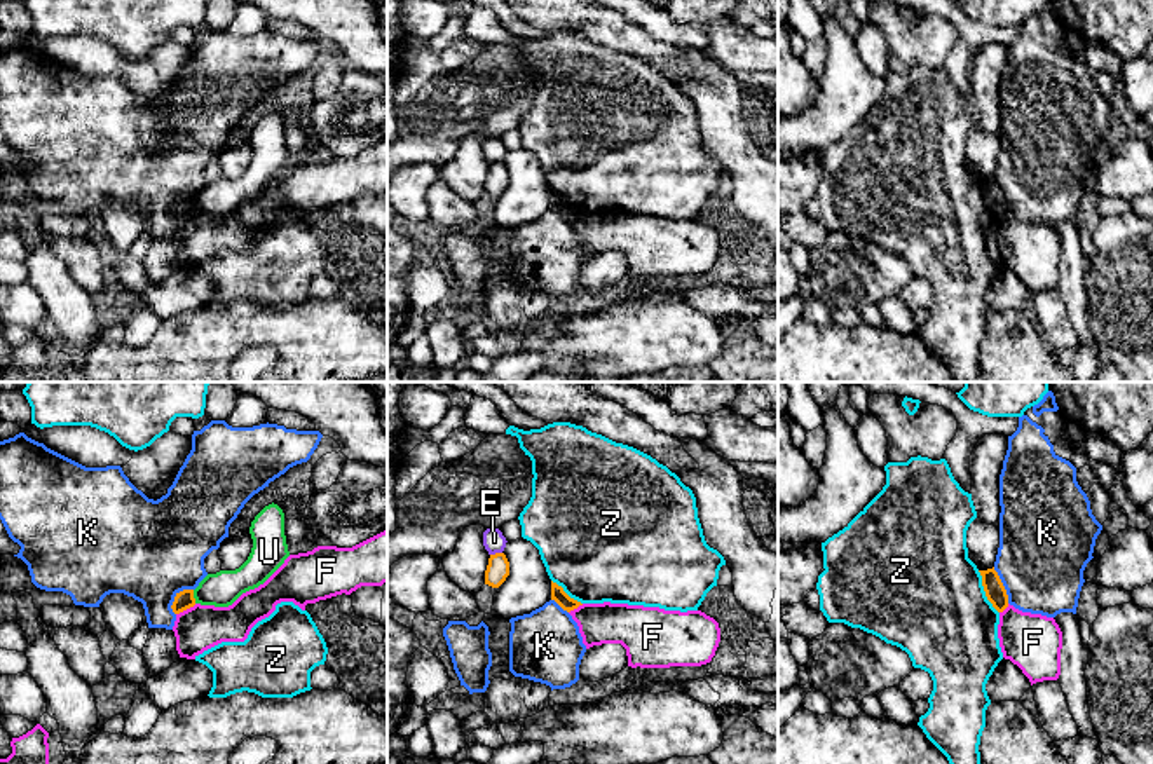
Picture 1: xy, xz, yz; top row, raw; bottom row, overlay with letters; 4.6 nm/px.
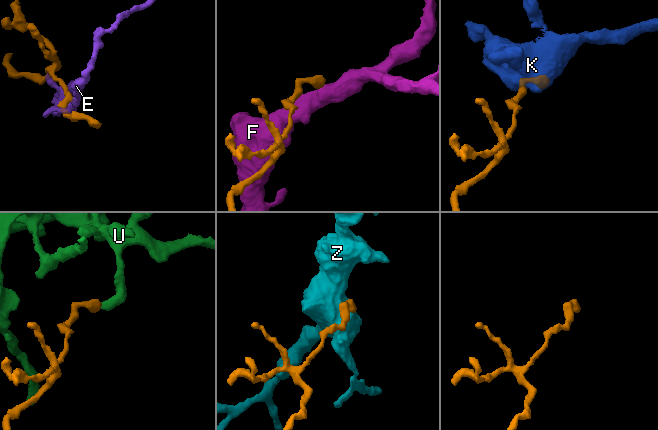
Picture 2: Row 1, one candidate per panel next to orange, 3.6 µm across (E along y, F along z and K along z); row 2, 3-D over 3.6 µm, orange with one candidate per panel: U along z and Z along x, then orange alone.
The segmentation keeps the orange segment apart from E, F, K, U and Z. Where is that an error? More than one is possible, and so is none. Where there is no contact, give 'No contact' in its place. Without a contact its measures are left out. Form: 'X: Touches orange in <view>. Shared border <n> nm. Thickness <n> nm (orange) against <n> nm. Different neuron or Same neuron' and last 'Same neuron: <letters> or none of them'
E: Touches orange in xz. Shared border 60 nm. Thickness 110 nm (orange) against 100 nm. Different neuron
F: Touches orange in xy. Shared border 110 nm. Thickness 90 nm (orange) against 200 nm. Different neuron
K: Touches orange in xy. Shared border 150 nm. Thickness 90 nm (orange) against 460 nm. Different neuron
U: Touches orange in xy. Shared border 70 nm. Thickness 90 nm (orange) against 160 nm. Different neuron
Z: Touches orange in yz. Shared border 220 nm. Thickness 90 nm (orange) against 500 nm. Different neuron
Same neuron: none of them

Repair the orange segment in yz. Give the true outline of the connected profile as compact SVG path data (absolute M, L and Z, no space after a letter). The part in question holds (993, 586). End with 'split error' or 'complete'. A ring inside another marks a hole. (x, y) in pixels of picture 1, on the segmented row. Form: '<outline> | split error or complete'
M994 567L987 570L979 570L979 572L982 576L982 586L987 600L993 604L993 607L998 612L1003 612L1008 607L1008 595L998 572L994 570Z | complete

